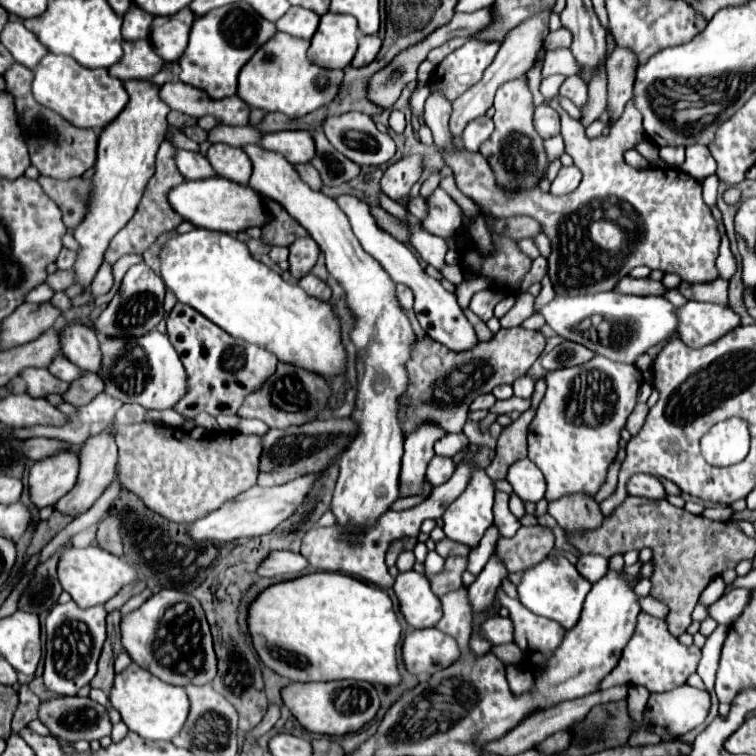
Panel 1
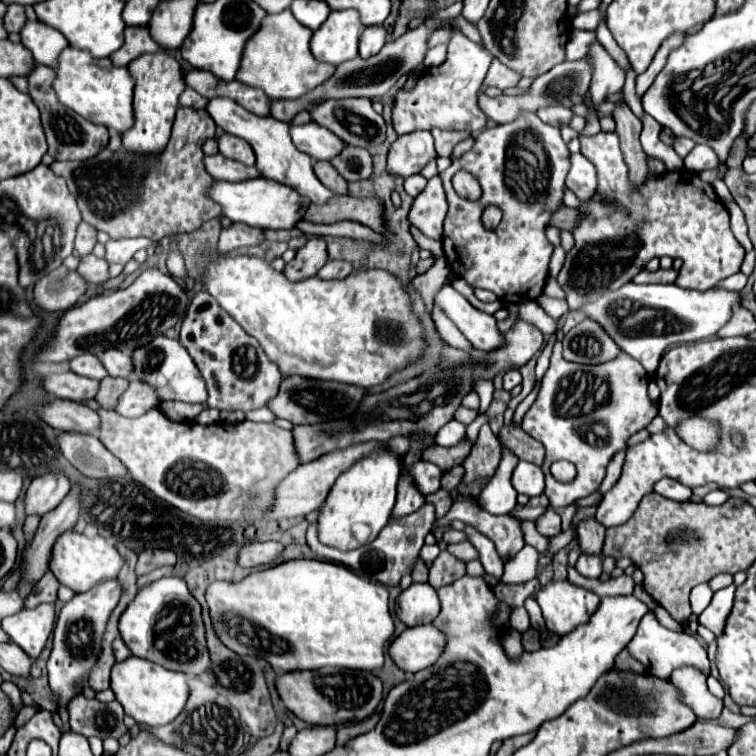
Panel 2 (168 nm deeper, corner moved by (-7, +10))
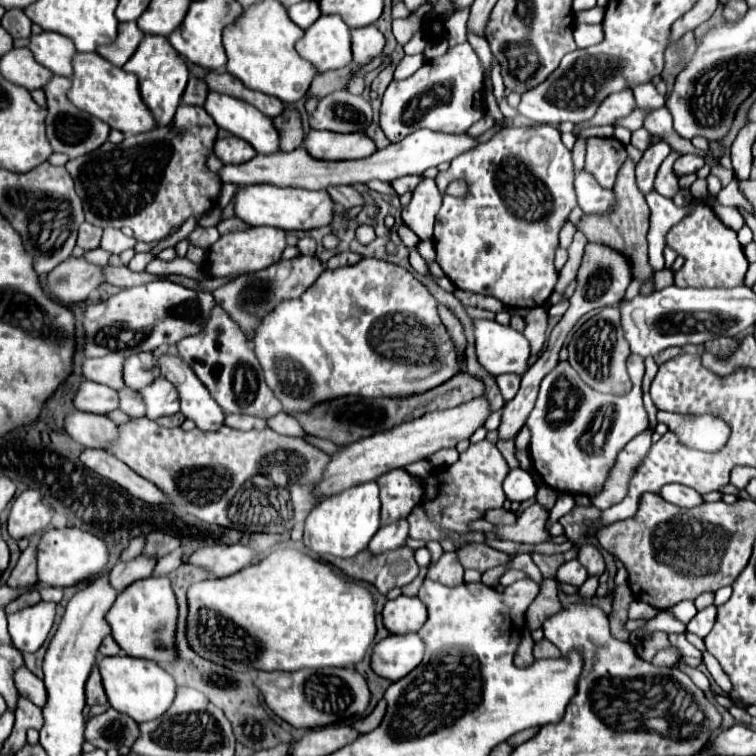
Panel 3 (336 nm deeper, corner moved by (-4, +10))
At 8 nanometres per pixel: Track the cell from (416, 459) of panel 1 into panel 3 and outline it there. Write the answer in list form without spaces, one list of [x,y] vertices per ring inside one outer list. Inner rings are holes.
[[[400,518],[400,520],[394,520],[386,526],[382,526],[374,538],[370,540],[368,546],[374,546],[374,550],[382,552],[382,550],[390,550],[394,546],[402,546],[408,538],[408,520],[406,518]]]

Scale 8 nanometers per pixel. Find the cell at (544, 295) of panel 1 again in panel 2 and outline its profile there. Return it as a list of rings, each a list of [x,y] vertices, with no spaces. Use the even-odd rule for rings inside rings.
[[[545,294],[537,298],[537,304],[539,304],[539,306],[541,306],[541,308],[551,316],[551,318],[555,318],[555,320],[559,320],[563,314],[567,314],[567,312],[569,312],[569,308],[567,308],[567,302],[565,302],[565,300],[547,298]]]

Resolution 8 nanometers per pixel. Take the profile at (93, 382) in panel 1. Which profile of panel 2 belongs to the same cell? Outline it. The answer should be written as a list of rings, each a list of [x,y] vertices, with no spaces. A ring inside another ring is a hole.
[[[107,376],[101,380],[101,388],[99,388],[99,394],[97,394],[97,402],[103,406],[103,408],[111,408],[117,406],[121,394],[127,390],[129,386],[129,380],[125,378],[113,378],[113,376]]]

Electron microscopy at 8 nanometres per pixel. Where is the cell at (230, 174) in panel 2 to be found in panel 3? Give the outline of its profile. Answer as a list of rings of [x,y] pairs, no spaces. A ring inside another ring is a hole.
[[[416,130],[404,140],[396,144],[388,144],[386,148],[374,152],[372,156],[358,158],[358,160],[340,160],[340,162],[326,162],[316,160],[306,154],[306,150],[296,148],[294,152],[278,152],[268,156],[254,156],[246,164],[224,164],[218,172],[222,182],[230,182],[236,186],[246,184],[274,184],[274,186],[296,186],[306,190],[324,190],[326,186],[338,186],[338,184],[364,184],[368,180],[382,180],[382,182],[394,182],[396,178],[410,176],[410,174],[422,174],[430,166],[438,166],[442,162],[450,162],[454,156],[474,148],[476,142],[468,134],[438,134],[432,130]]]

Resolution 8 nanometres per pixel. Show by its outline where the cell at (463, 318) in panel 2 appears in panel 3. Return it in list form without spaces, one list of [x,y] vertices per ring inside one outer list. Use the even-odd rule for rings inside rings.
[[[472,320],[476,338],[478,362],[494,376],[500,374],[524,374],[526,360],[530,356],[530,344],[526,338],[510,326],[502,326],[496,320]]]

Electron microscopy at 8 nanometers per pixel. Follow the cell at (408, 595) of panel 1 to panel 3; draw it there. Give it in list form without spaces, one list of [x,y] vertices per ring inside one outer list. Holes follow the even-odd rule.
[[[398,596],[396,600],[388,600],[384,610],[384,626],[390,634],[406,634],[418,632],[428,618],[428,610],[418,596]]]

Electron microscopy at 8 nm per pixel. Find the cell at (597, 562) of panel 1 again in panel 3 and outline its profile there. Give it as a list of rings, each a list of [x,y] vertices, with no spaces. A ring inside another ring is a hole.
[[[570,560],[564,562],[558,570],[558,580],[562,584],[574,584],[574,586],[582,586],[584,580],[588,578],[588,570],[578,562],[578,560]]]

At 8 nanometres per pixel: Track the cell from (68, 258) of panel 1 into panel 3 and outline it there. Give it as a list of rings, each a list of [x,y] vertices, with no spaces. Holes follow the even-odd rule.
[[[84,222],[78,232],[78,246],[84,248],[86,252],[94,250],[100,246],[100,238],[102,238],[102,228],[96,228],[96,226],[90,226],[90,222]]]

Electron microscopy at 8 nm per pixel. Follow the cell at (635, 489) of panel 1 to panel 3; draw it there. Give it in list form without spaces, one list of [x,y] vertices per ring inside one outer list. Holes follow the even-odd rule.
[[[666,484],[660,490],[660,496],[666,502],[672,502],[672,504],[682,506],[682,508],[690,508],[690,506],[702,504],[702,496],[696,490],[690,490],[688,486],[682,486],[682,484]]]

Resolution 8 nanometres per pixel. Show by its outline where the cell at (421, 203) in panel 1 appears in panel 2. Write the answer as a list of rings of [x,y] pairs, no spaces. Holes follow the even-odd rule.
[[[417,174],[417,176],[409,176],[409,178],[403,182],[403,188],[405,188],[405,192],[407,192],[409,196],[415,198],[417,194],[423,192],[425,184],[427,184],[427,180],[425,180],[421,174]]]

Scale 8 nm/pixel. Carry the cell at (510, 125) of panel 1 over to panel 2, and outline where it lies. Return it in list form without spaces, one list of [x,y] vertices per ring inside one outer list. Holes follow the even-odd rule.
[[[521,114],[517,120],[509,124],[499,124],[489,130],[483,130],[475,138],[475,146],[461,158],[453,160],[453,164],[439,174],[449,202],[449,212],[443,222],[443,252],[451,266],[451,272],[463,278],[471,288],[485,288],[495,292],[497,298],[501,298],[507,304],[535,302],[543,294],[543,286],[549,274],[549,258],[553,254],[553,244],[547,240],[545,230],[549,226],[553,210],[557,210],[557,206],[563,204],[569,162],[571,152],[563,142],[559,128],[541,122],[541,118],[535,114]],[[459,170],[467,170],[479,180],[483,188],[483,196],[479,200],[471,202],[457,196],[457,192],[451,186],[451,178]],[[489,204],[499,206],[503,212],[503,222],[495,230],[485,230],[481,222],[483,208]]]

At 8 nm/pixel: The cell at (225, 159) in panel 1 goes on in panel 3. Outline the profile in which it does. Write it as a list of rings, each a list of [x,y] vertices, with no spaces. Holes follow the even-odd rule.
[[[228,136],[228,138],[216,140],[214,154],[224,164],[244,164],[256,156],[256,150],[246,140],[236,138],[236,136]]]

